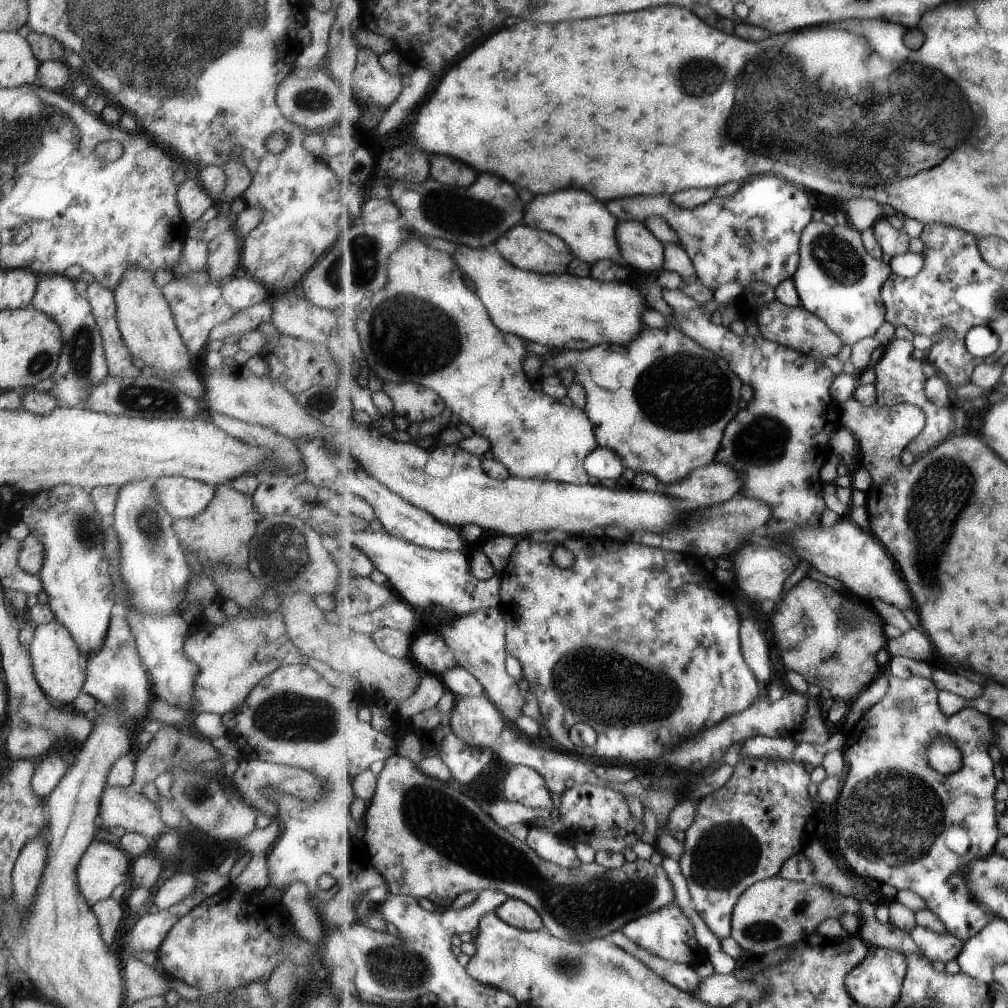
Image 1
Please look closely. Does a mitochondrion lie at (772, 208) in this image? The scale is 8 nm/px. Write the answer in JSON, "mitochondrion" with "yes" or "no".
{"mitochondrion":"no"}

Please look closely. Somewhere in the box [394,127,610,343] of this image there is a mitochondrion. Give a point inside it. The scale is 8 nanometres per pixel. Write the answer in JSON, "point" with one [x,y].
{"point":[437,203]}

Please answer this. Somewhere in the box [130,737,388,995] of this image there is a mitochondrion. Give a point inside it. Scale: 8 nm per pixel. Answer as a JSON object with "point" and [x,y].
{"point":[195,795]}

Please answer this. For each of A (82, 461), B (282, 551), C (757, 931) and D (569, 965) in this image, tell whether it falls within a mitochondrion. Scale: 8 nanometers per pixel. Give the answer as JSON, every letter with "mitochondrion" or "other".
{"A":"other","B":"mitochondrion","C":"mitochondrion","D":"mitochondrion"}

